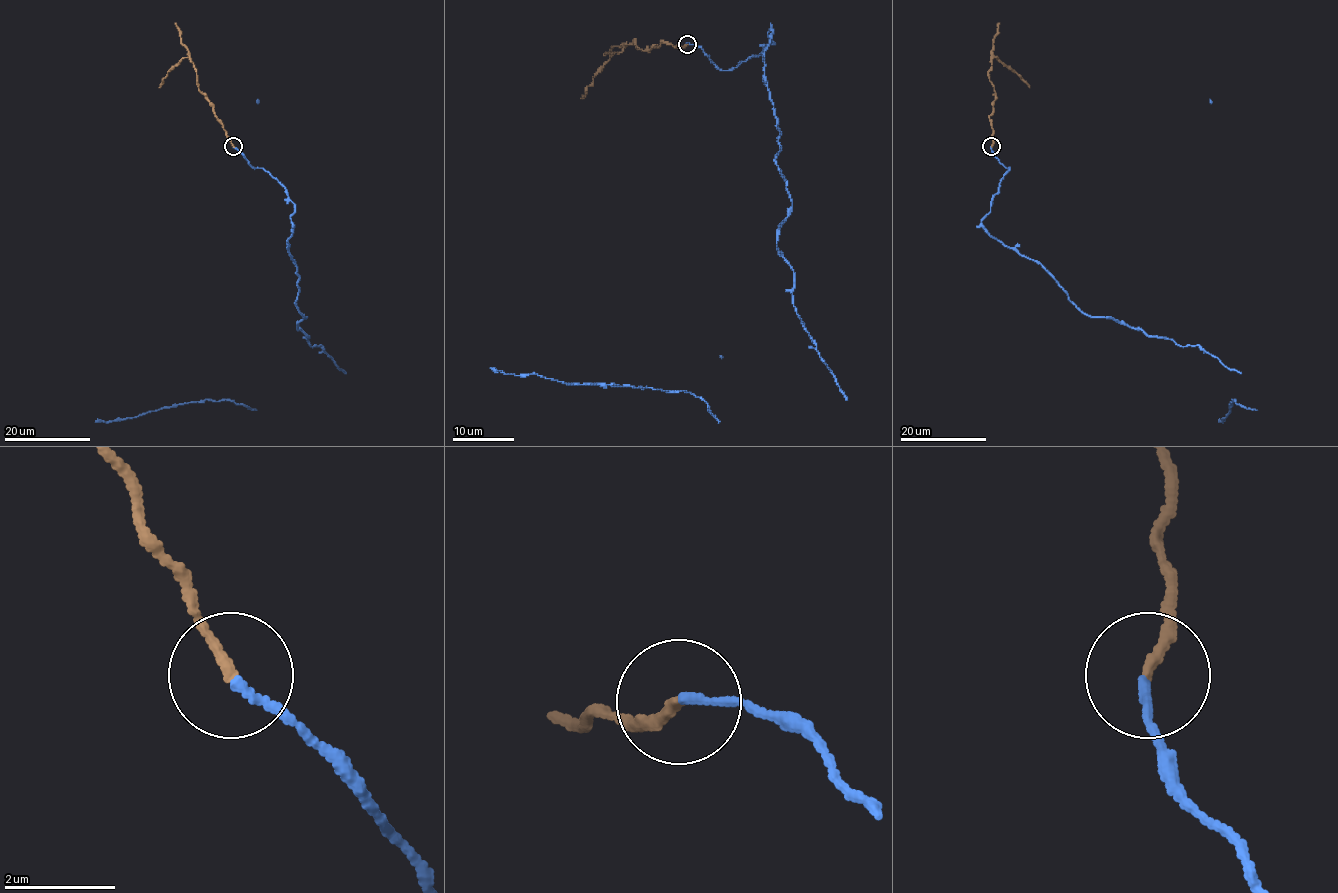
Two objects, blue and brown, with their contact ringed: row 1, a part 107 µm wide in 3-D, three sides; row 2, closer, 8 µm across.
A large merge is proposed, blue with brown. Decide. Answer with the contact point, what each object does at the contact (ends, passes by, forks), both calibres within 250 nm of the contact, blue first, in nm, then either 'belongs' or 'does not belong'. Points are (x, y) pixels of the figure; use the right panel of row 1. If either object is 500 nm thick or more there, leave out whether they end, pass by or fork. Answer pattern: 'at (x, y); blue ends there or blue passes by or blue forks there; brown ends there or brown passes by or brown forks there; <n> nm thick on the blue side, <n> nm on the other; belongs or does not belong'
at (991, 146); blue ends there; brown ends there; 150 nm thick on the blue side, 180 nm on the other; does not belong

